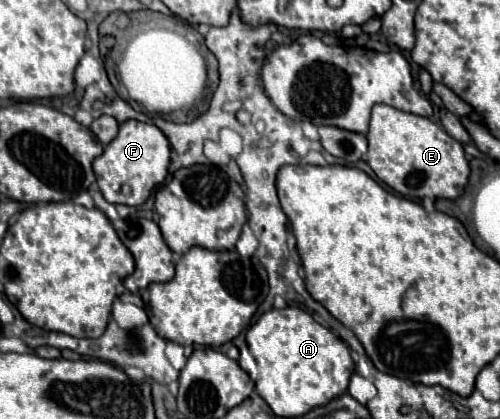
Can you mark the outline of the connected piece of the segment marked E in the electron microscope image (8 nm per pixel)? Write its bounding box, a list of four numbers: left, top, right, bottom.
[365,104,469,198]

